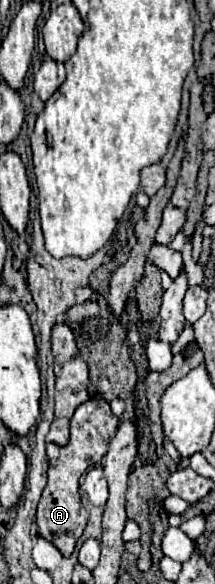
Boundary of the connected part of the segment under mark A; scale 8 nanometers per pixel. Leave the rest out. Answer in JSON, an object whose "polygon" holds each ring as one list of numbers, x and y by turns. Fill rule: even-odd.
{"polygon":[[90,399,76,409,70,421,68,445,64,447,48,445,48,461,50,461,48,485,36,509,36,525,38,525,38,535,50,541,52,545,56,545,64,557,72,555,76,541,80,539,88,523,88,511,80,503,78,479,96,463,96,459,102,459,106,455,110,433,114,433,116,425,118,425,118,417,110,413,108,403,104,399]]}

